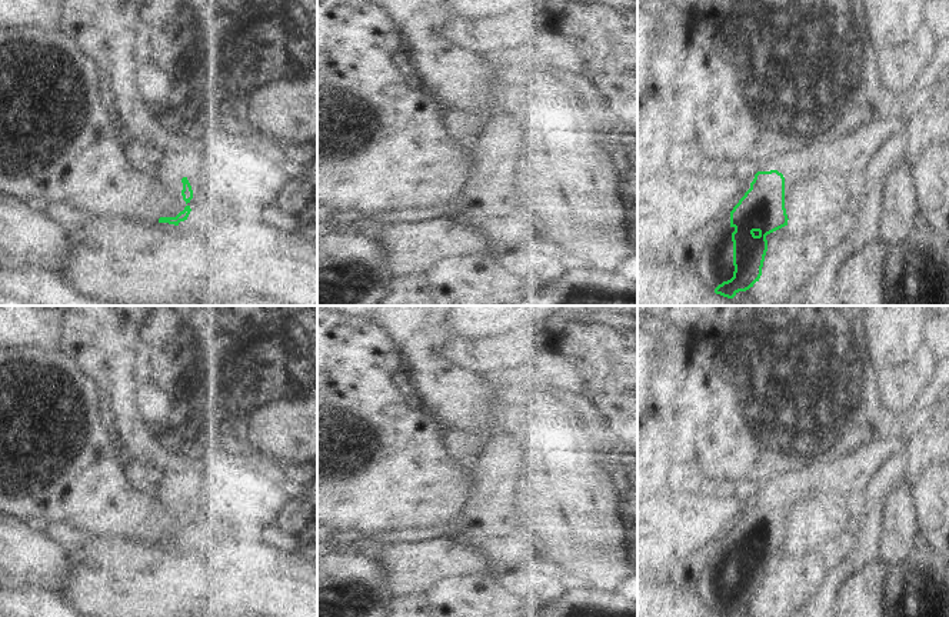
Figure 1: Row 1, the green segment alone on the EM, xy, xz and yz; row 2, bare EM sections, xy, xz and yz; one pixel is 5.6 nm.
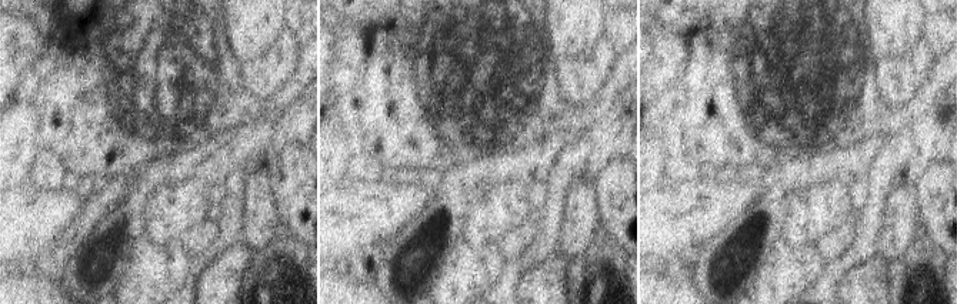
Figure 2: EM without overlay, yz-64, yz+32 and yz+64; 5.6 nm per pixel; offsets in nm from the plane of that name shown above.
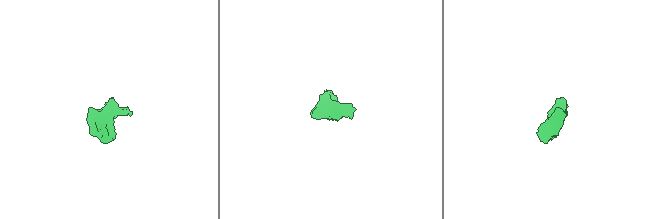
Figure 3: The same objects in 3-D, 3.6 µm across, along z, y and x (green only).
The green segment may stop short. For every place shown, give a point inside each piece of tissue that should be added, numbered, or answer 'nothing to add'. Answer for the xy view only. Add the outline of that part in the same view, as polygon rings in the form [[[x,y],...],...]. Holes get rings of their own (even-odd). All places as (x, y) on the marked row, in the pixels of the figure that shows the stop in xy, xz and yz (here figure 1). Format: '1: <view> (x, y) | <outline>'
1: xy (180, 163) | [[[174,150],[164,153],[162,166],[172,179],[192,177],[200,159],[199,150]]]

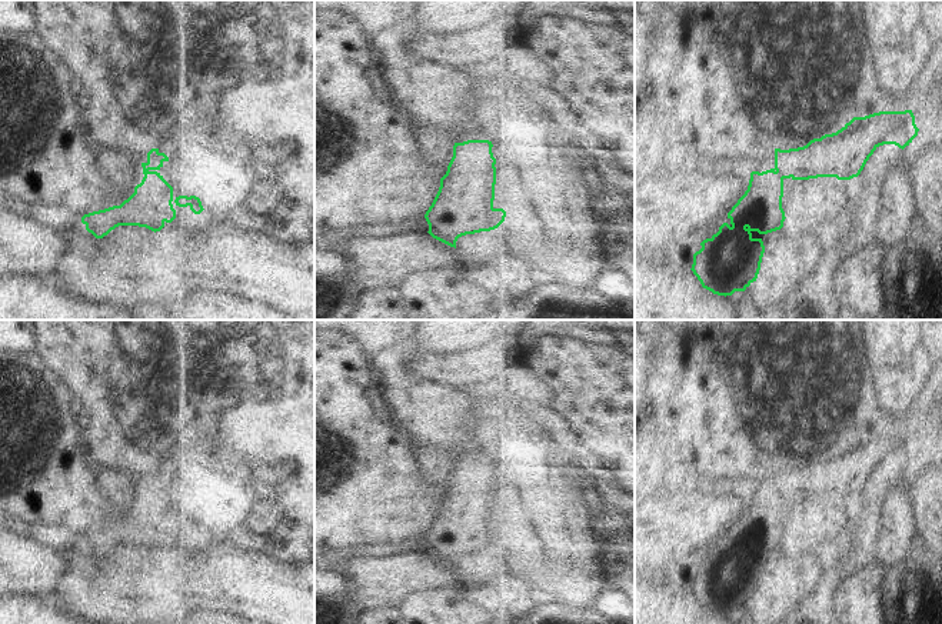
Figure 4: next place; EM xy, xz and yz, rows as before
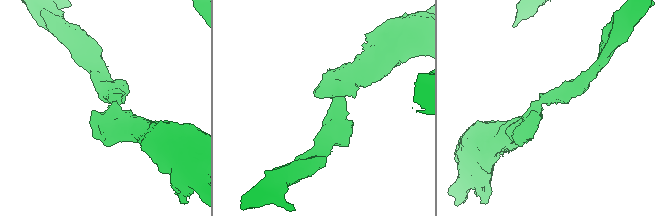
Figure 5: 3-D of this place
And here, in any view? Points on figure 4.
nothing to add

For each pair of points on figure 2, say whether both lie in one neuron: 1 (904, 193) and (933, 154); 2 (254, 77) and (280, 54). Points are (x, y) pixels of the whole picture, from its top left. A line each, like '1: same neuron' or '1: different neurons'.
1: different neurons
2: same neuron

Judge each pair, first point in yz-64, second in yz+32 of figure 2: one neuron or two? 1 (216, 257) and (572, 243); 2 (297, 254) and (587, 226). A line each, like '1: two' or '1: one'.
1: two
2: two

